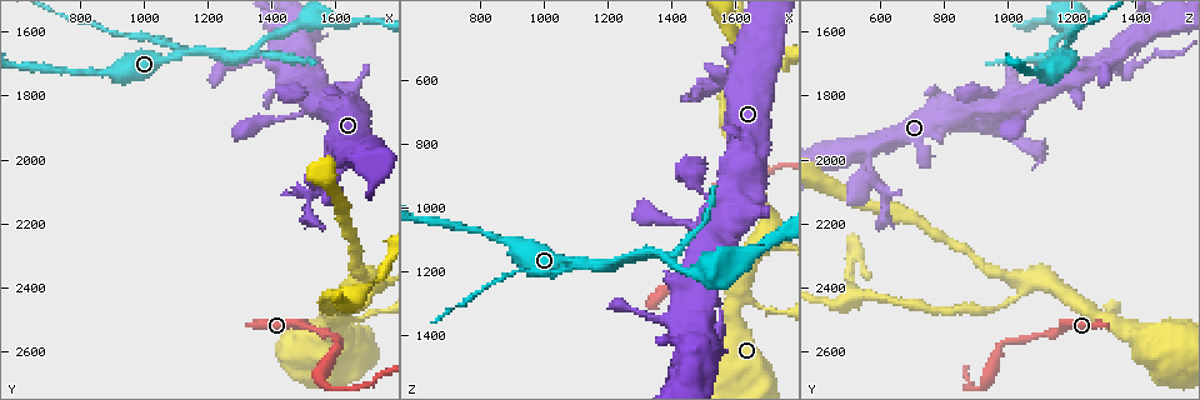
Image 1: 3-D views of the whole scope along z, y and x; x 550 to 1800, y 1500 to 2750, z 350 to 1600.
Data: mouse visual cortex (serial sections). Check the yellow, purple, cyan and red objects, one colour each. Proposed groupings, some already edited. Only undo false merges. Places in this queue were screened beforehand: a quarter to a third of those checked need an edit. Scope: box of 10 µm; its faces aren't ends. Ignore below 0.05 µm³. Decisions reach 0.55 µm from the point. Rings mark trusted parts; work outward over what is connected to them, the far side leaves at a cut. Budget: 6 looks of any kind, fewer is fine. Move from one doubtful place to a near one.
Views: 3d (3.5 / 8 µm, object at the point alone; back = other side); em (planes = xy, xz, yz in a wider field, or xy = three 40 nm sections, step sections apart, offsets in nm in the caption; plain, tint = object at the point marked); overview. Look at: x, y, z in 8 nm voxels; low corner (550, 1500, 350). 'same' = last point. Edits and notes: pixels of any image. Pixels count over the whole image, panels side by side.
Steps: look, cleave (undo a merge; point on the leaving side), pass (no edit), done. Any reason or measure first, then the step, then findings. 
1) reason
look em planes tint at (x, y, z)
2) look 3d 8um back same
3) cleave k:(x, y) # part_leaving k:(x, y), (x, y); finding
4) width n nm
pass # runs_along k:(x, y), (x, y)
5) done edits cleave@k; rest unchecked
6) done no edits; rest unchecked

arms part here
look 3d 8um at (1340, 1670, 1140)

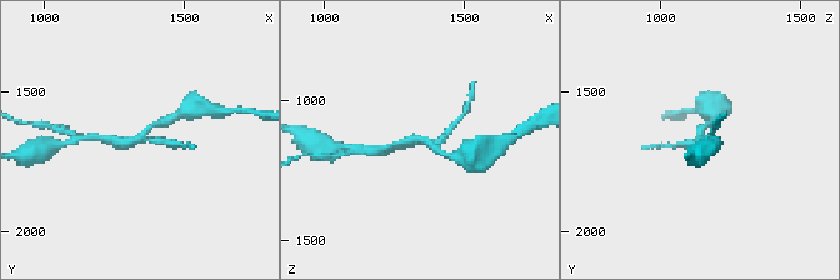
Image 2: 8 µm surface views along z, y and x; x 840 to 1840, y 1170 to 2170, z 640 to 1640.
look em planes tint same

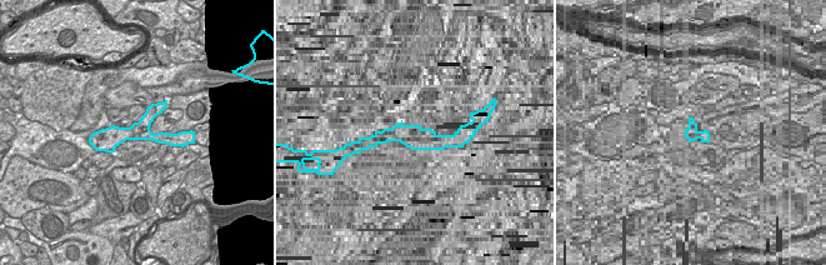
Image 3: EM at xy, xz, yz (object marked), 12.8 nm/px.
width 240 nm
pass # runs_along 3:(175, 136), (120, 134), (95, 139); one cell here

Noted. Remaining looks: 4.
a narrow waist
look 3d 3.5um at (1520, 2100, 620)

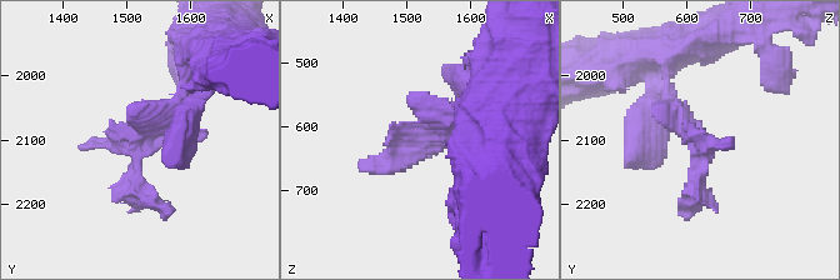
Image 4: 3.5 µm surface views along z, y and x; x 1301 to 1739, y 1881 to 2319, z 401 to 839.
need the tissue
look em xy step 2 tint at (1520, 2100, 615)

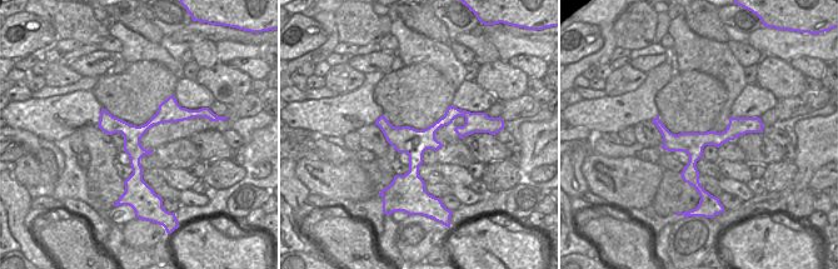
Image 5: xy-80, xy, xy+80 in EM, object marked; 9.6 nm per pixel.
cleave 4:(389, 151) # part_leaving 4:(143, 138), (139, 191), (170, 214); two cells meet here

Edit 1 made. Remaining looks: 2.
branch point
look 3d 3.5um at (1600, 2500, 1280)

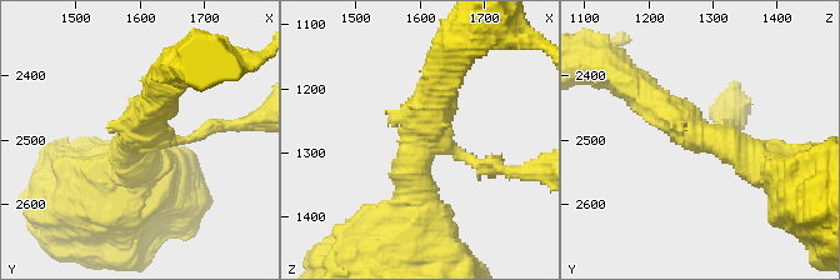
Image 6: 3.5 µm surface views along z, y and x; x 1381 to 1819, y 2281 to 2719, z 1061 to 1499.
arm_widths 150, 350, 450 nm
pass # runs_along 6:(771, 161), (695, 135), (640, 93); one cell here

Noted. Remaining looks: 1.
done edits cleave@4; rest unchecked

